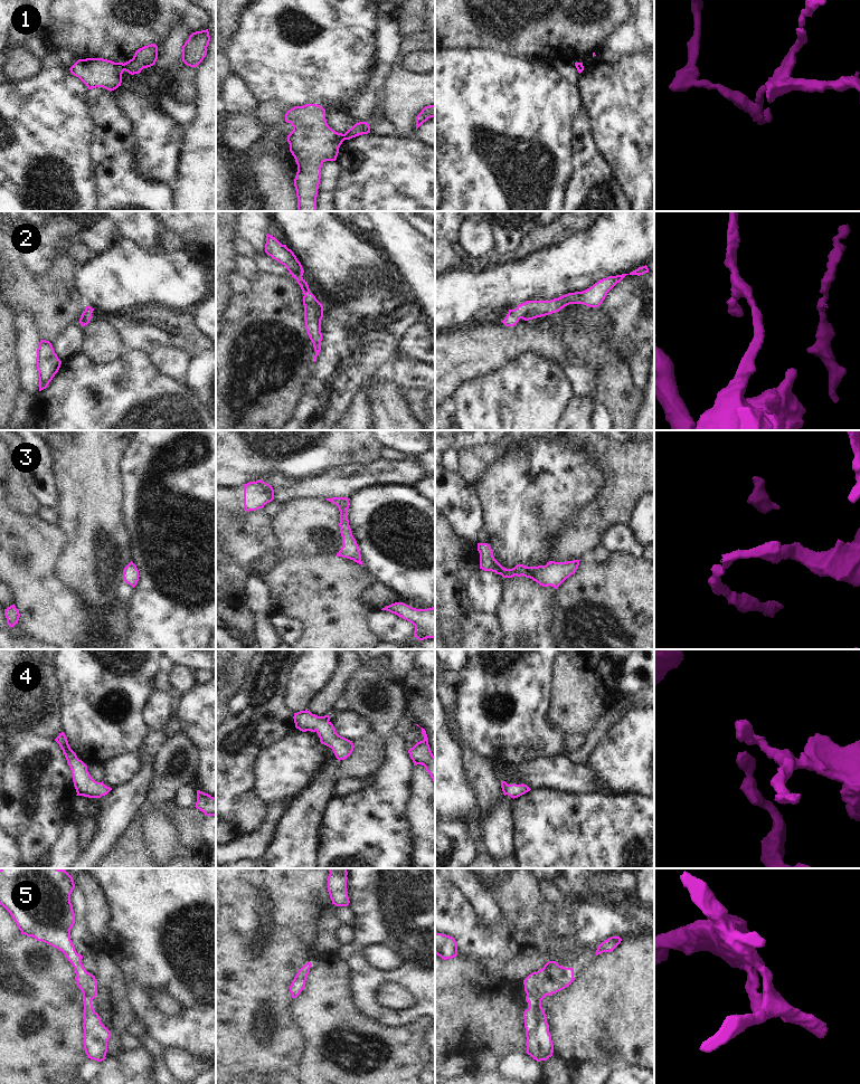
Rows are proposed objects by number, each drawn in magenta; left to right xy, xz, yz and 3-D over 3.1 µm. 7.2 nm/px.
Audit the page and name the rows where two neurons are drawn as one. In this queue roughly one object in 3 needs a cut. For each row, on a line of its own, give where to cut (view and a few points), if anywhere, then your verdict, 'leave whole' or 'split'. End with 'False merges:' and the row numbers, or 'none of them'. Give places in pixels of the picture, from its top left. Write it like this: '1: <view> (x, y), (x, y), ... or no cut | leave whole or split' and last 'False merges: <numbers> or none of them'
1: xy (122, 64), (124, 69) | split
2: no cut | leave whole
3: no cut | leave whole
4: no cut | leave whole
5: no cut | leave whole
False merges: 1

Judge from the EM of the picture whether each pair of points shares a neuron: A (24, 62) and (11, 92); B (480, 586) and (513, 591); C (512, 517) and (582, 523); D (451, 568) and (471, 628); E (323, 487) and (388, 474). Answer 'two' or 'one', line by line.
A: two
B: two
C: two
D: one
E: one

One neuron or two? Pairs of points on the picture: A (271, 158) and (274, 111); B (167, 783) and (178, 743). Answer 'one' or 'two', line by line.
A: one
B: one

